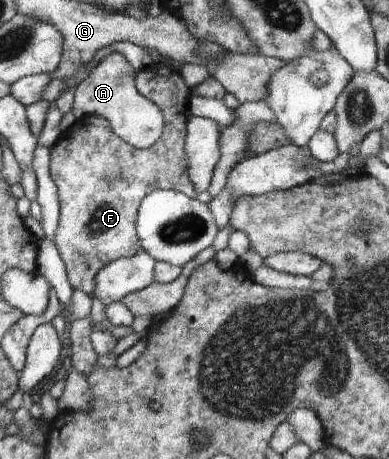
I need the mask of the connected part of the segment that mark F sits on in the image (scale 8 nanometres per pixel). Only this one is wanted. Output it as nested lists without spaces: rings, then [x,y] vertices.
[[[173,67],[170,69],[156,69],[156,71],[154,71],[154,69],[144,68],[143,70],[136,71],[136,75],[134,75],[132,80],[136,83],[135,86],[138,93],[140,93],[142,97],[148,99],[148,101],[154,103],[163,115],[164,127],[162,137],[160,137],[152,147],[138,149],[137,147],[128,145],[128,143],[122,141],[122,139],[112,131],[112,128],[108,127],[106,119],[102,119],[102,117],[94,117],[94,121],[104,121],[104,123],[102,123],[102,125],[100,125],[99,122],[92,123],[92,119],[90,119],[90,124],[88,125],[72,125],[61,134],[58,143],[50,149],[50,177],[52,177],[52,181],[56,184],[58,199],[60,200],[60,205],[58,207],[61,209],[58,227],[53,235],[54,243],[56,249],[60,252],[60,257],[64,260],[68,281],[70,282],[72,289],[83,291],[90,296],[92,296],[92,291],[94,291],[94,279],[96,273],[98,273],[102,267],[112,263],[114,260],[132,257],[141,250],[140,239],[138,239],[138,232],[136,231],[136,219],[138,217],[140,204],[149,193],[156,190],[174,190],[179,191],[192,199],[196,199],[199,194],[192,181],[190,181],[190,177],[188,177],[188,159],[186,159],[186,153],[184,153],[184,139],[186,139],[187,136],[186,121],[188,121],[188,102],[189,98],[192,96],[190,93],[190,87],[184,83],[182,76]]]

